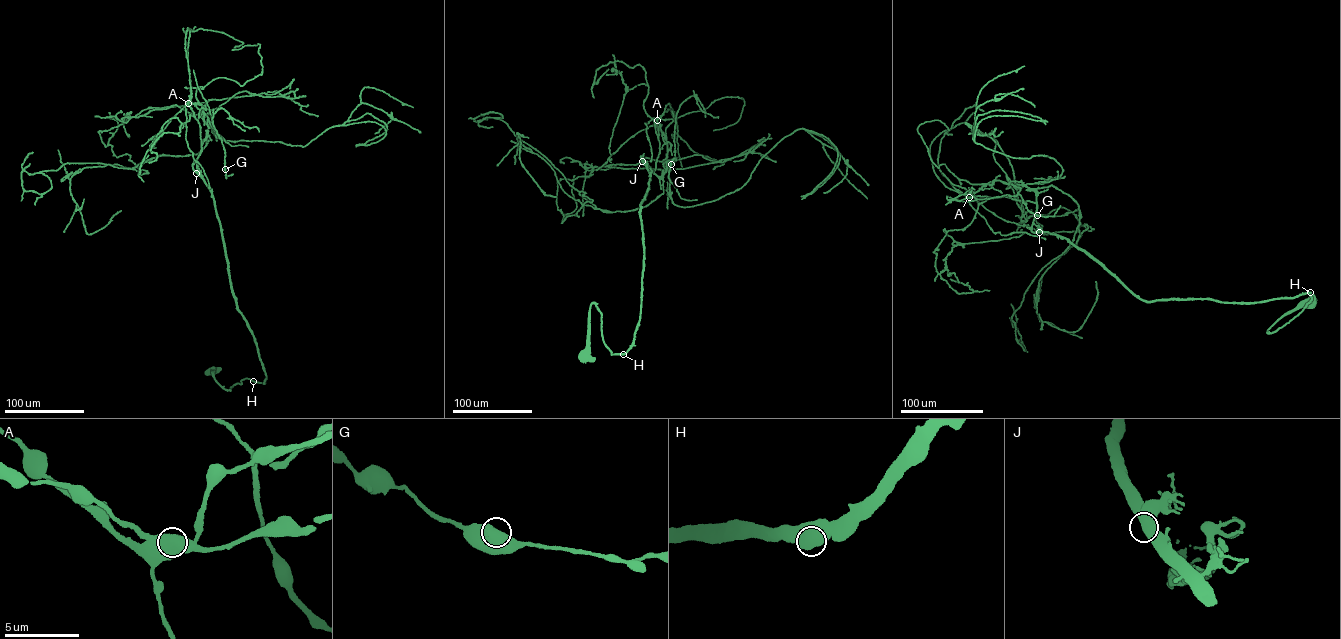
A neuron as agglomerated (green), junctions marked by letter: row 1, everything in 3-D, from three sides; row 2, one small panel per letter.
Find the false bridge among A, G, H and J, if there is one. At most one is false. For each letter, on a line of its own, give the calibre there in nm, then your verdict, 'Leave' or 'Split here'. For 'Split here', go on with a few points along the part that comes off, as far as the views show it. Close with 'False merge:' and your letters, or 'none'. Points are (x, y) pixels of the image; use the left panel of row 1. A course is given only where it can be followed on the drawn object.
A: Thickness 900 nm. Split here. Course of the part to remove: (188, 103), (191, 93), (185, 38), (187, 28), (192, 30), (195, 27)
G: Thickness 900 nm. Leave
H: Thickness 900 nm. Leave
J: Thickness 850 nm. Leave
False merge: A

